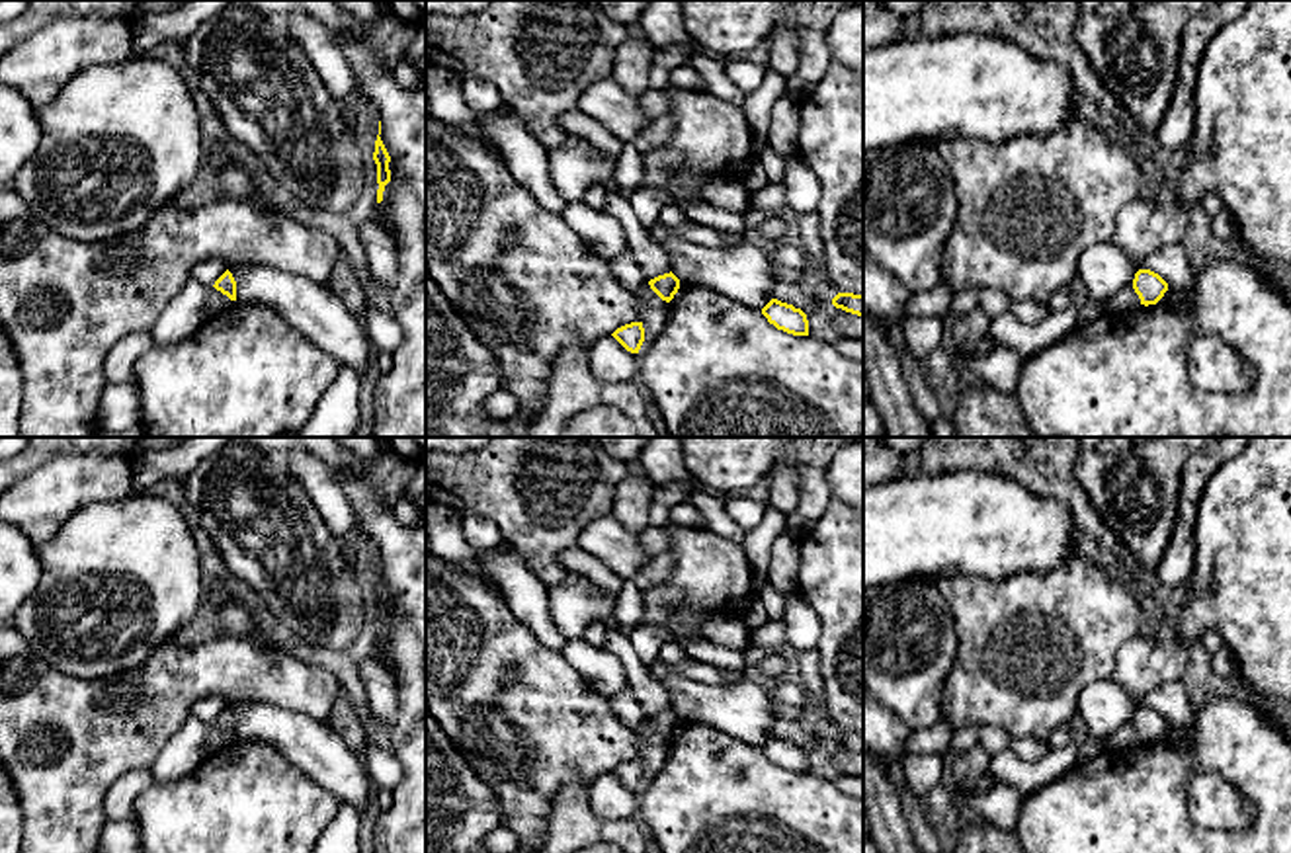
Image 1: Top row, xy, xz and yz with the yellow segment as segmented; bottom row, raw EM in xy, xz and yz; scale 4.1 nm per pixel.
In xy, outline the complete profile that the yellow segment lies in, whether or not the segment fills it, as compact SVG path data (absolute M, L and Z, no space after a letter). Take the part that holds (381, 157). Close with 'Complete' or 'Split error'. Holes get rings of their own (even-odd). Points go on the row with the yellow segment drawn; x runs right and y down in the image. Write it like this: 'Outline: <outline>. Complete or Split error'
Outline: M377 135L377 141L375 141L373 160L377 164L377 183L379 183L377 203L381 203L385 185L391 182L391 170L389 170L391 156L389 156L379 135Z. Complete

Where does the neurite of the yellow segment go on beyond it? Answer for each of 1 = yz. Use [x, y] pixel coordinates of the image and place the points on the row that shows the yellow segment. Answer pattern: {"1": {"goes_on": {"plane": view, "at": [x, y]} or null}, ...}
{"1": {"goes_on": null}}

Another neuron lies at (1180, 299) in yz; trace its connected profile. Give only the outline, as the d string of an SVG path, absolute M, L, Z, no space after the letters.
M1168 289L1164 297L1156 303L1158 308L1176 308L1178 312L1187 312L1191 306L1191 293L1187 289Z

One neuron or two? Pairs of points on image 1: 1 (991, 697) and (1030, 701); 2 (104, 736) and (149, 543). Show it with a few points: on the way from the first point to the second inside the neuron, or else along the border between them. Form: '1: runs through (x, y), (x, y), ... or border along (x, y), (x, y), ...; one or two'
1: runs through (1000, 697), (1020, 697); one
2: border along (159, 647), (122, 672), (75, 676); two

